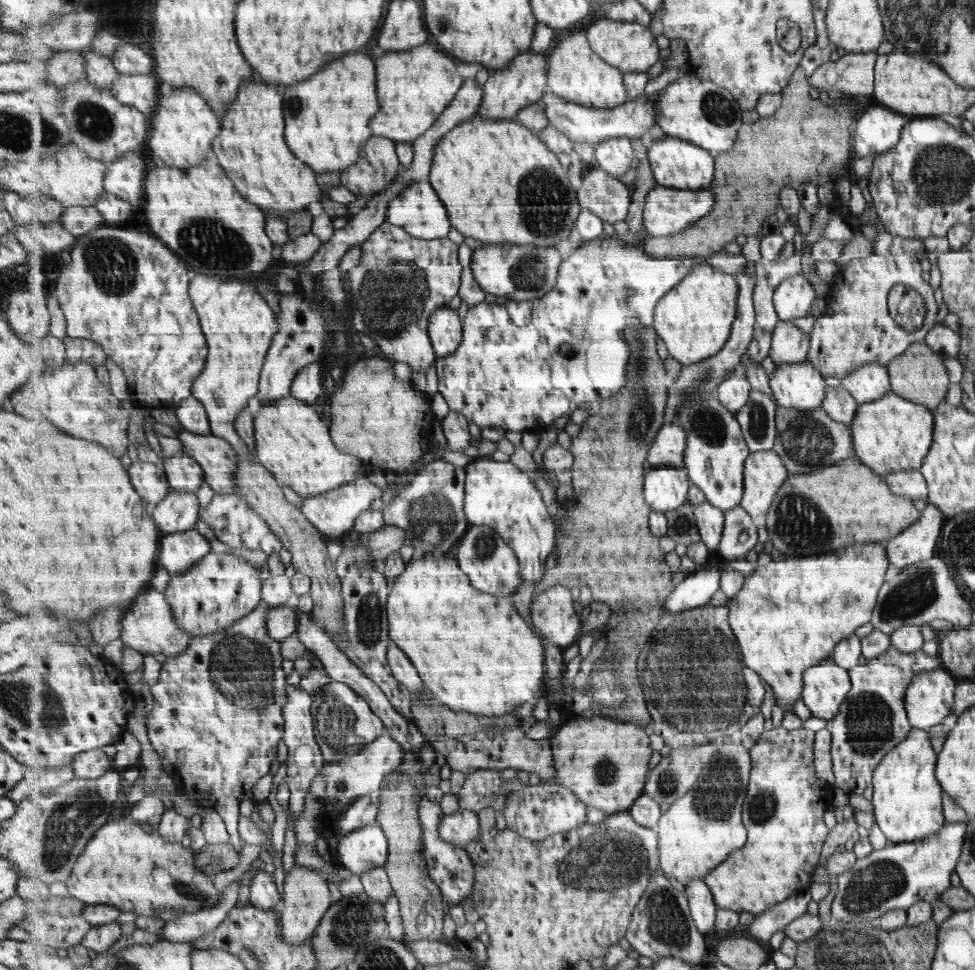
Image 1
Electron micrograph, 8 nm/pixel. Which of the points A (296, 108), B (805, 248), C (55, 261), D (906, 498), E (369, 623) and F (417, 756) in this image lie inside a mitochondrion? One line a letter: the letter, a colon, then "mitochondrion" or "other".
A: mitochondrion
B: other
C: mitochondrion
D: other
E: mitochondrion
F: other

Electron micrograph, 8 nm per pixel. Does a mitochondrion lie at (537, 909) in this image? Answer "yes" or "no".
no

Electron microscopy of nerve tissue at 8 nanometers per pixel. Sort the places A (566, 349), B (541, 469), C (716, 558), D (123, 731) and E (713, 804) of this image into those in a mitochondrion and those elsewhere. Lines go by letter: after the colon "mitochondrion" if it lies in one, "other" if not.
A: mitochondrion
B: other
C: other
D: other
E: mitochondrion

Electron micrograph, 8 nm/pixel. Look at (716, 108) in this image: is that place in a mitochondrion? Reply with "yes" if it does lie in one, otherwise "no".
yes

